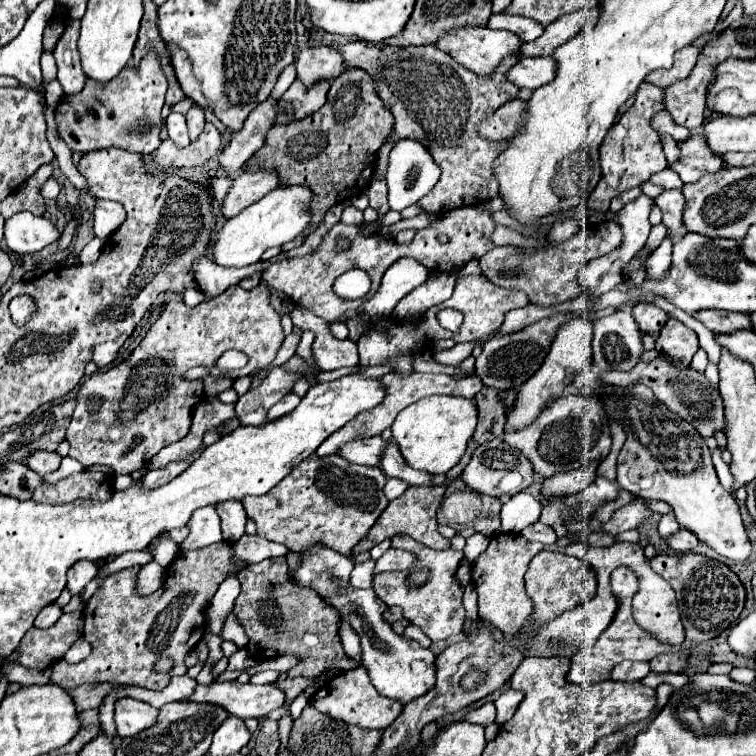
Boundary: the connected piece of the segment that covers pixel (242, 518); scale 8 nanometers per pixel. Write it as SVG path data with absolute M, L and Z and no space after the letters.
M228 500L228 502L216 504L216 508L218 508L220 520L222 520L224 540L236 542L244 534L244 526L246 526L246 512L244 512L242 502Z

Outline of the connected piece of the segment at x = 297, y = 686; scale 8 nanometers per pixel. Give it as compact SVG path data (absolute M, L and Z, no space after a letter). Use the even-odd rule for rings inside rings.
M286 678L286 680L278 682L278 686L284 690L286 702L289 704L296 698L296 694L300 694L308 684L312 684L312 680L306 680L306 678Z

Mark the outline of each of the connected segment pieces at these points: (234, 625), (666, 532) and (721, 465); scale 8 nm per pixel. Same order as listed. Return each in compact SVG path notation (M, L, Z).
M230 612L228 620L224 622L224 634L222 634L222 638L224 640L232 640L240 648L244 648L246 642L248 642L248 636L244 634L244 630L242 630L242 626L240 626L240 622L238 622L238 618L236 618L234 612Z
M672 512L670 514L666 514L666 516L662 516L662 520L660 520L660 524L658 524L658 532L660 532L660 536L666 540L668 536L672 536L672 534L676 534L680 530L680 524L676 524L676 518L672 516Z
M717 447L716 452L712 454L712 462L717 476L723 488L729 492L733 490L734 478L730 473L729 466L721 459L722 448Z

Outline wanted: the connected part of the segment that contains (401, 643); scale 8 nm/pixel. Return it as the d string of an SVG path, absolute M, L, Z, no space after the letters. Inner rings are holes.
M314 544L300 552L300 564L290 572L290 578L296 586L310 588L318 592L324 602L338 610L340 622L348 622L350 628L360 636L362 646L362 664L370 674L376 690L388 698L396 698L402 704L422 696L426 690L434 686L436 680L436 656L430 648L422 648L416 640L408 640L398 636L390 622L384 618L384 610L388 608L374 590L360 590L350 586L350 572L354 570L354 562L350 556L340 552L332 552L324 548L324 544Z

